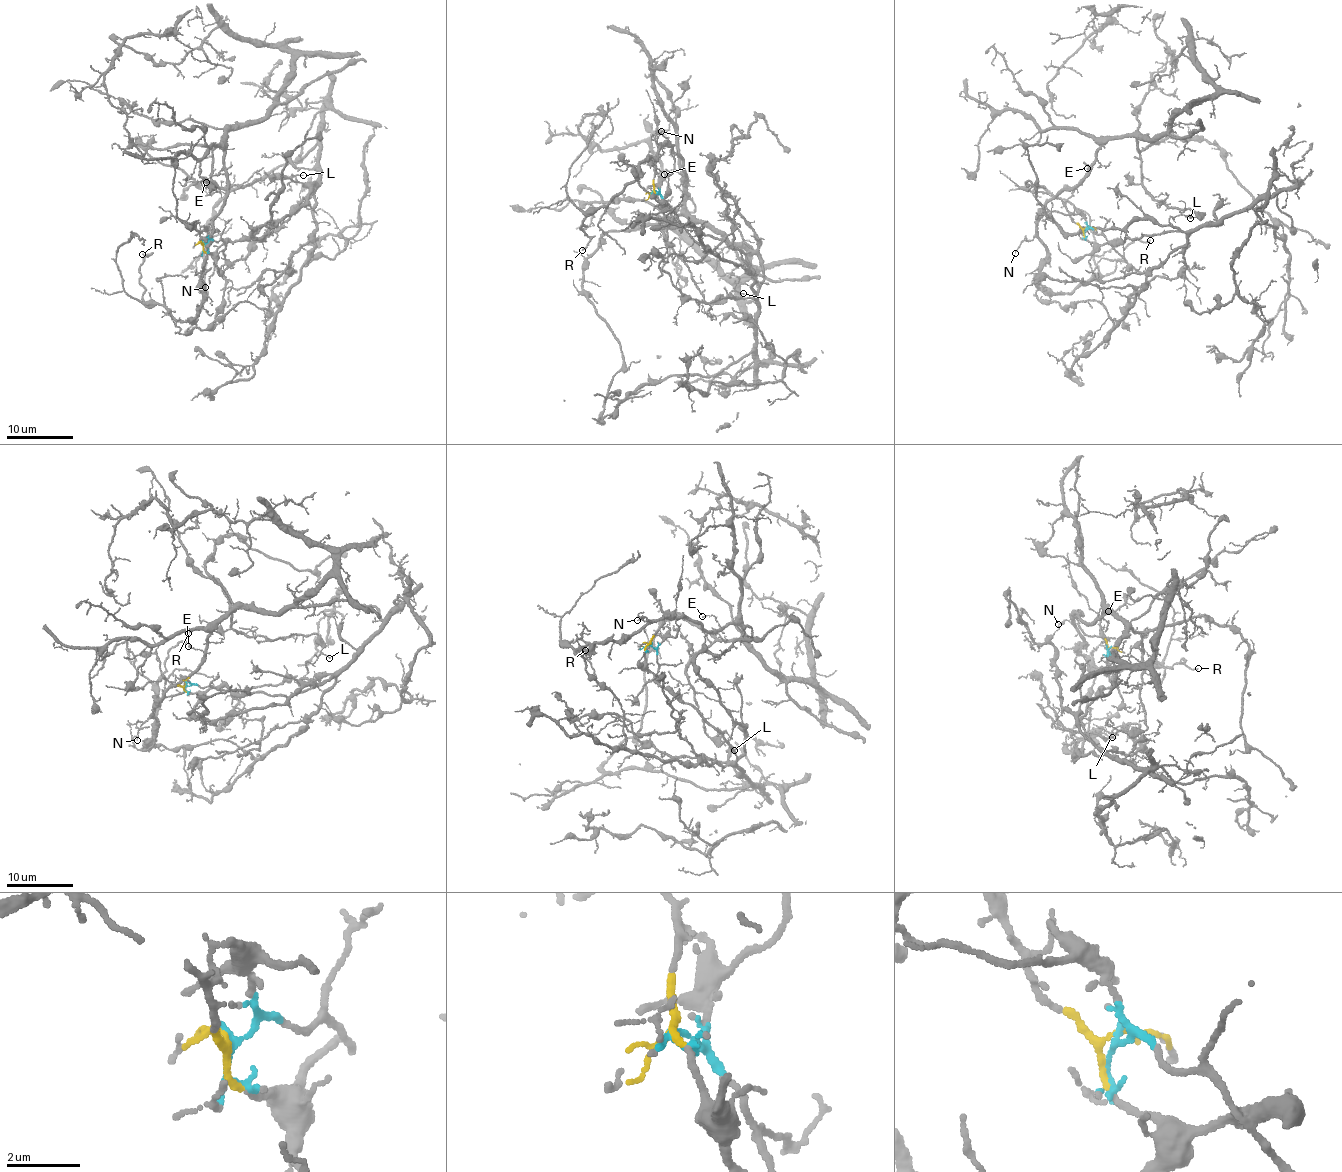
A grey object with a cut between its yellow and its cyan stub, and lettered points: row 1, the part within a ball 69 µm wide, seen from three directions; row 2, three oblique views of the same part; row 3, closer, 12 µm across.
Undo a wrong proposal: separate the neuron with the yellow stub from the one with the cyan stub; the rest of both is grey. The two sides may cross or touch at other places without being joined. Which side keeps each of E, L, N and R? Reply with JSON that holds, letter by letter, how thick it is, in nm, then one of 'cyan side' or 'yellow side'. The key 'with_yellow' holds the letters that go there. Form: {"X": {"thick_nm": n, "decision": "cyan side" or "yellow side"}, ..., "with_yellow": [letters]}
{"E": {"thick_nm": 100, "decision": "cyan side"}, "L": {"thick_nm": 100, "decision": "cyan side"}, "N": {"thick_nm": 100, "decision": "cyan side"}, "R": {"thick_nm": 120, "decision": "cyan side"}, "with_yellow": []}

